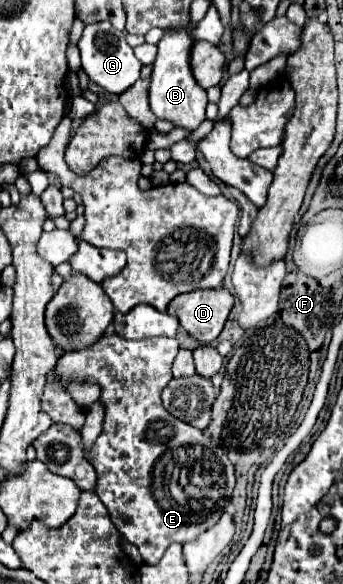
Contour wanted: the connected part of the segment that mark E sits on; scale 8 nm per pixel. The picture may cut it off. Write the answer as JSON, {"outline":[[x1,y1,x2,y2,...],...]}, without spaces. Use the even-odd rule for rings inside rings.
{"outline":[[109,334,109,336,103,336,99,342,95,342,95,344,89,346,89,348,83,348,83,350,79,350,79,352,67,352,65,356,59,358,59,362,57,362,57,366,55,366,55,370,59,372,59,376,61,376,61,380,63,380,65,384,77,380,77,382,89,382,89,384,99,384,99,386,101,386,101,402,103,402,105,408,107,408,107,410,105,410,105,424,103,424,101,436,95,440,95,444,91,446,91,450,87,450,87,460,89,460,89,464,91,464,91,466,95,468,95,472,97,472,95,494,97,494,97,496,101,498,101,502,107,506,109,516,111,516,111,522,115,524,115,528,119,530,119,534,121,534,129,544,135,544,135,546,139,548,141,558,143,558,145,564,157,564,157,562,161,560,163,552,169,548,169,544,173,544,173,542,185,544,185,542,189,542,189,540,195,540,195,538,197,538,199,534,203,534,207,528,211,528,211,526,219,520,219,516,221,516,221,512,223,512,227,500,229,500,231,494,233,494,233,486,235,486,235,470,233,470,231,460,225,456,223,448,215,446,213,440,211,440,209,436,205,436,203,430,199,430,199,428,195,428,195,426,191,426,191,424,187,424,187,422,181,422,181,420,177,420,175,416,171,416,171,414,163,408,163,404,161,404,161,390,163,390,163,388,167,386,167,382,173,378,173,376,171,376,171,362,173,362,173,358,177,356,177,350,179,350,179,342,177,342,175,338,151,338,151,340,137,340,137,342,133,340,133,342,131,342,131,340,121,338,119,334]]}

